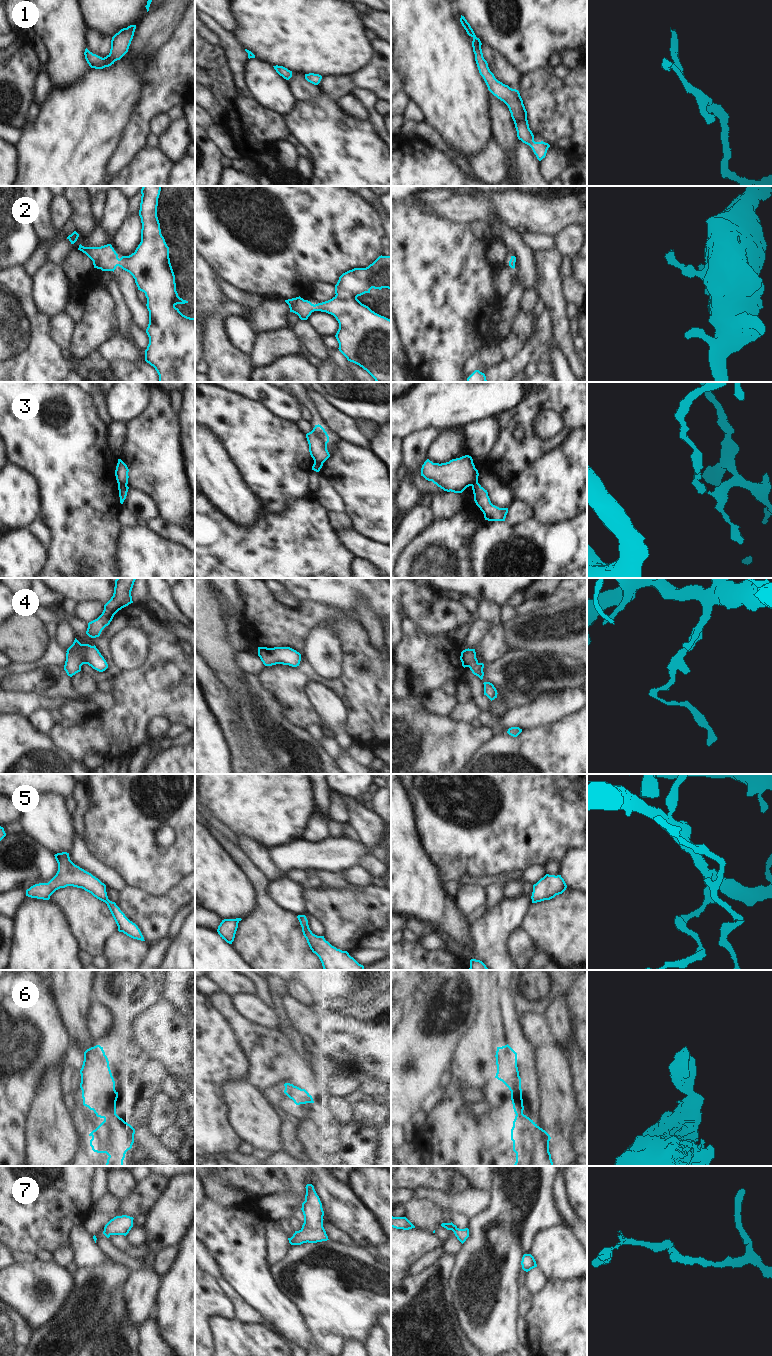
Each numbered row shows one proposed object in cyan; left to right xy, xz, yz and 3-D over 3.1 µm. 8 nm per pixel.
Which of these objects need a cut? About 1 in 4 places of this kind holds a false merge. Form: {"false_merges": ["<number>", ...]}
{"false_merges": ["3"]}

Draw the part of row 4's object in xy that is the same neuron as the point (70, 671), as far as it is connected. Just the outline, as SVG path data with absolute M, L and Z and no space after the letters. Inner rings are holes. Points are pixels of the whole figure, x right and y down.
M75 638L66 652L64 670L70 677L80 672L83 664L88 664L99 672L103 672L108 668L106 660L95 645L81 644Z

